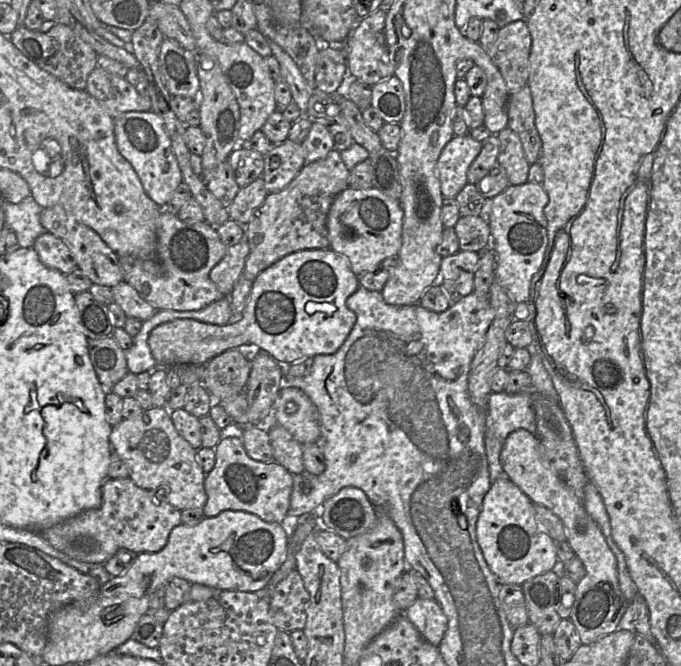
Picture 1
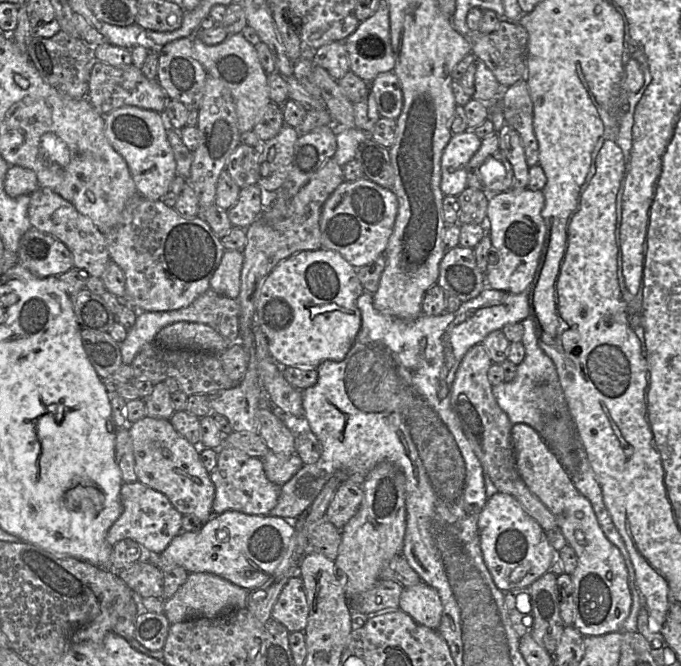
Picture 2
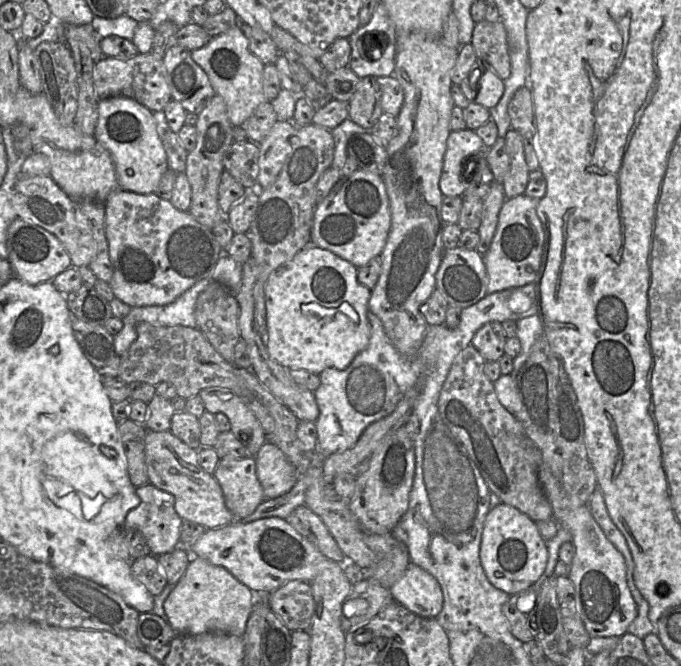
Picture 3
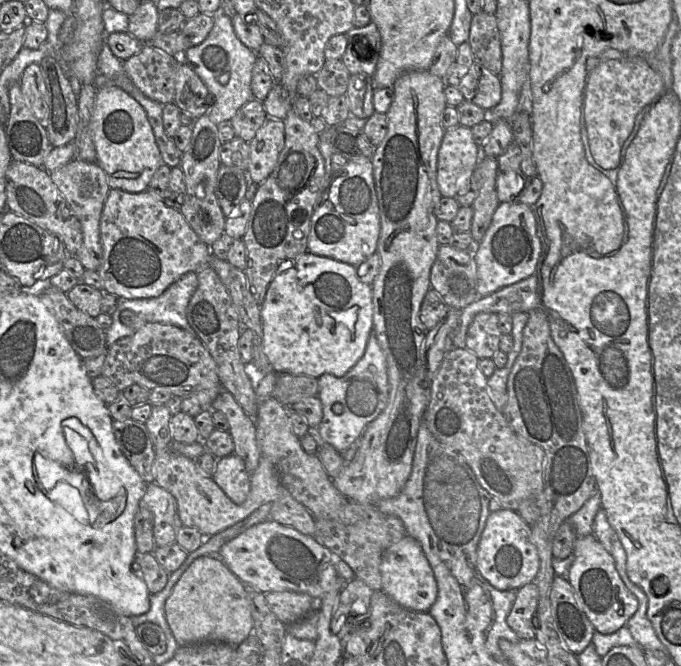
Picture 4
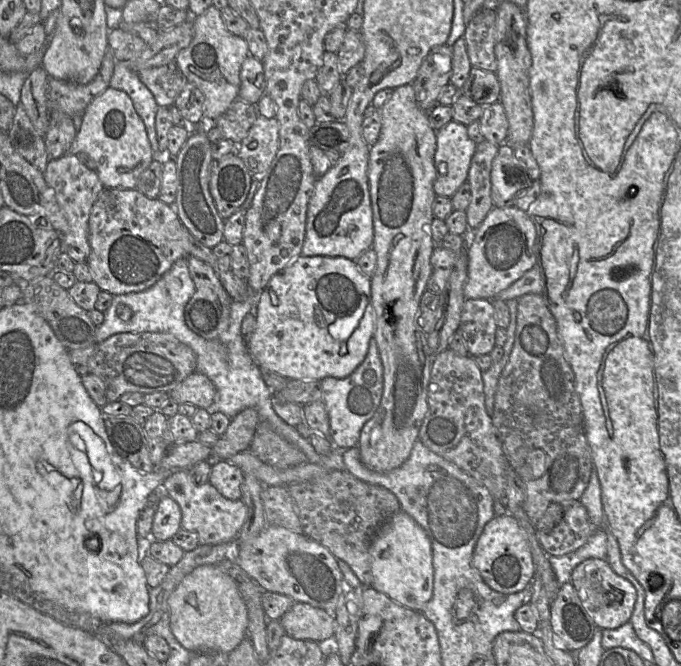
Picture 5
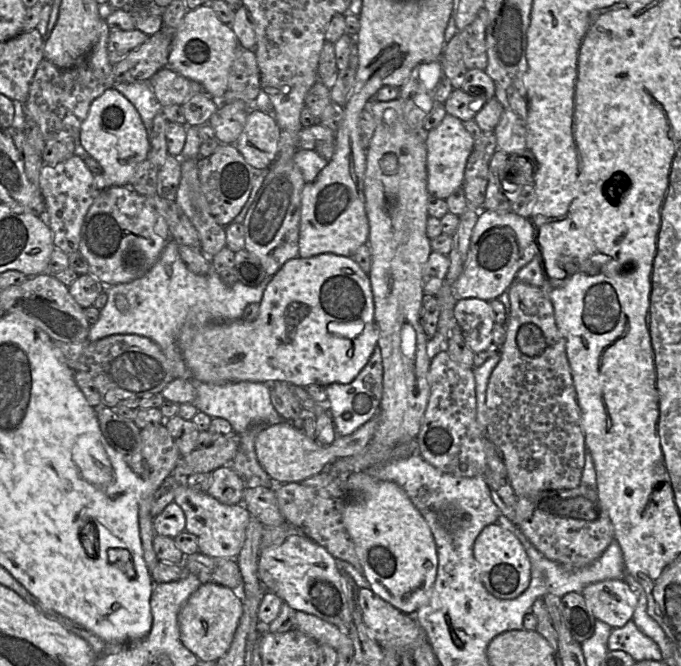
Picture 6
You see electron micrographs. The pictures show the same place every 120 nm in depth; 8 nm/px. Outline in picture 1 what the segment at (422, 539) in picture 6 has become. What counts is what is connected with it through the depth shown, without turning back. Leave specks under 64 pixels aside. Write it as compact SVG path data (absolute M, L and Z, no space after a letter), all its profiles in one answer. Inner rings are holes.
M418 597L404 615L415 626L420 635L430 644L438 647L448 626L448 620L435 599Z

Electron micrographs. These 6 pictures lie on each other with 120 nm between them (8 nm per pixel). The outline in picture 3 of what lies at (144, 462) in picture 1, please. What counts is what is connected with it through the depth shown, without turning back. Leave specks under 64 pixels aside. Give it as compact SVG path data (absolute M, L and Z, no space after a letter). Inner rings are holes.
M171 430L147 431L145 436L145 462L149 483L172 494L175 510L182 520L198 523L206 529L227 526L235 520L227 509L222 489L213 474L207 473L199 463L198 450L190 448Z

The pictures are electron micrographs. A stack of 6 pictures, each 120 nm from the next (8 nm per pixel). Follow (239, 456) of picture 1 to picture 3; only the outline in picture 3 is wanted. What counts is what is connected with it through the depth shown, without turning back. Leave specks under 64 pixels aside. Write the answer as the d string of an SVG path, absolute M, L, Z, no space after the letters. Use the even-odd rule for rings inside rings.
M254 456L221 458L213 476L219 483L225 505L235 520L251 515L265 499L257 478Z

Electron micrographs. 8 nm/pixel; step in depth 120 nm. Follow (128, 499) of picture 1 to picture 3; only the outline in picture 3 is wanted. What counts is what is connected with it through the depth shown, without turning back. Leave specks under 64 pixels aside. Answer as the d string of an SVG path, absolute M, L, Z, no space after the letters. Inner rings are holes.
M148 483L136 487L136 494L140 498L140 504L130 510L125 518L125 529L140 531L145 537L152 555L160 556L173 551L180 546L180 533L182 519L175 510L175 498L172 494L163 491Z

